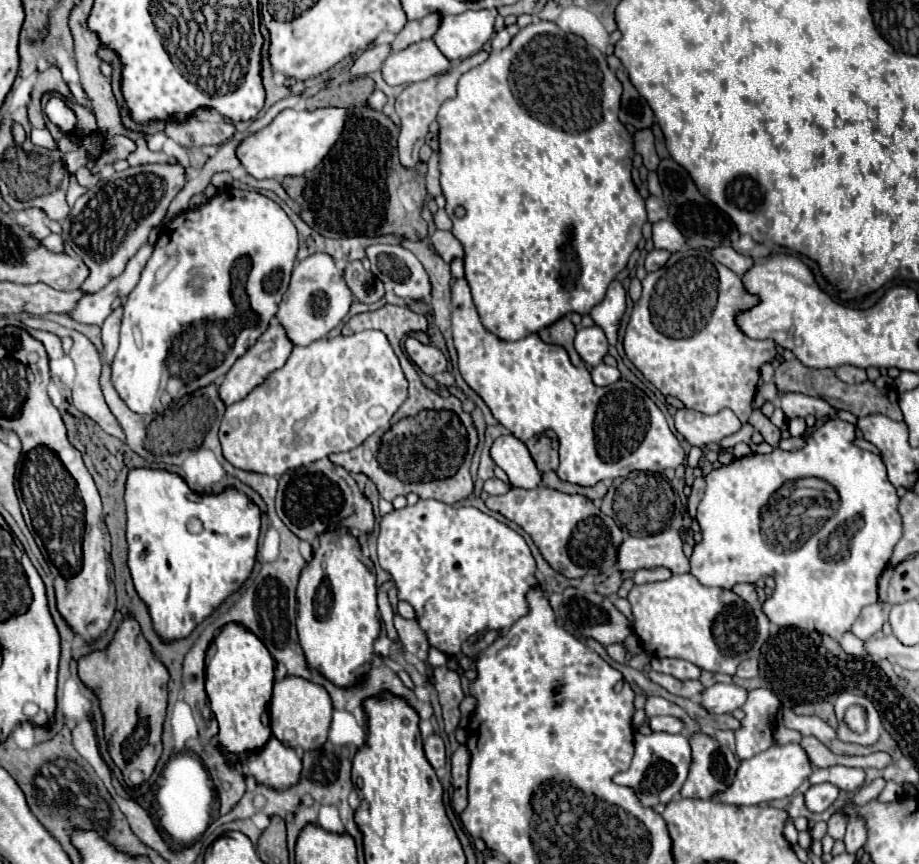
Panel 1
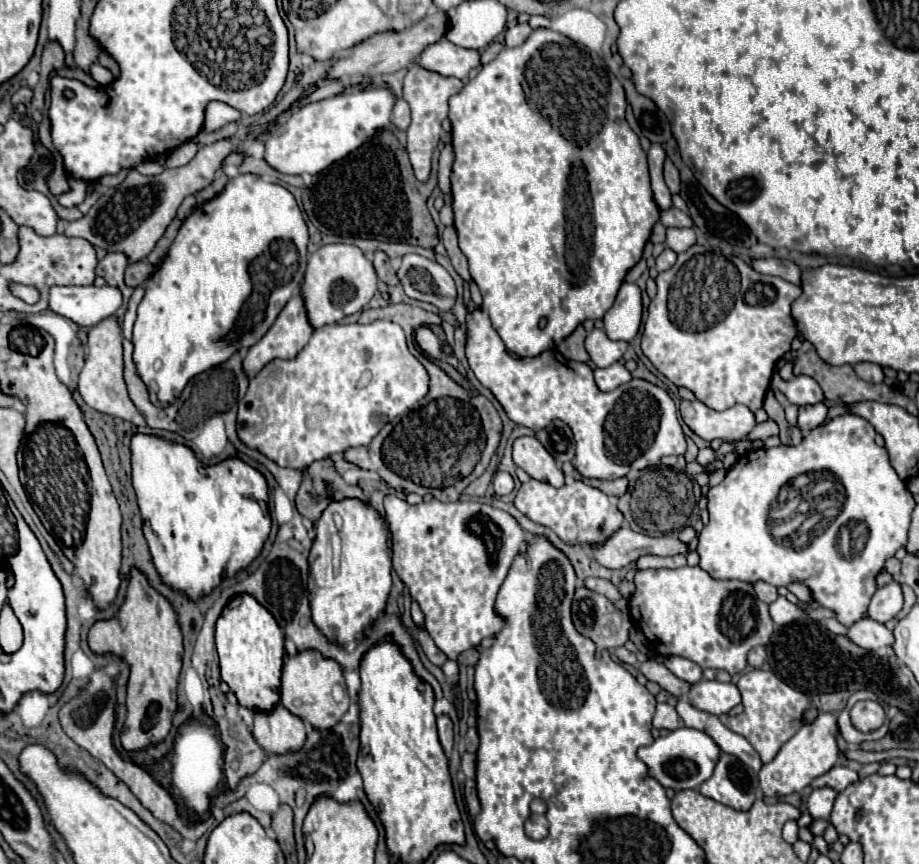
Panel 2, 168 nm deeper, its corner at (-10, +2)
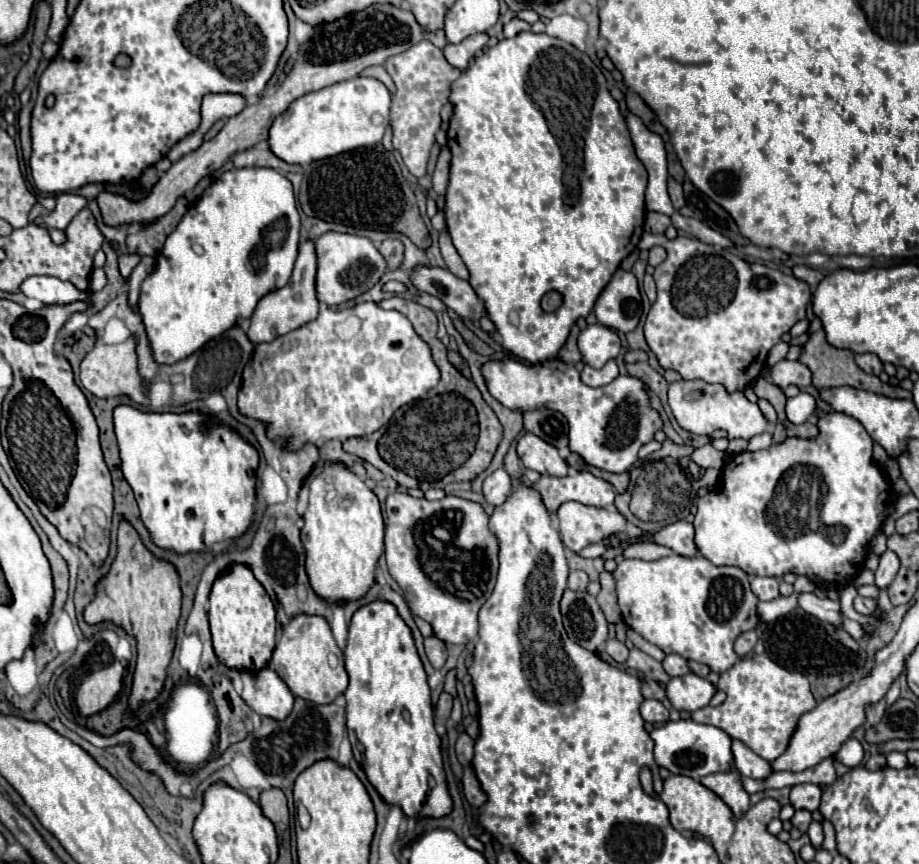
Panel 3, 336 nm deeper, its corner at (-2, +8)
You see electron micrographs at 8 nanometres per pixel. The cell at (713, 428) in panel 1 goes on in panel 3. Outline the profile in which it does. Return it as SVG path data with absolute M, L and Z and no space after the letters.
M679 380L669 386L669 406L679 426L691 434L713 434L715 430L727 430L727 438L753 438L769 428L765 416L757 404L751 404L741 392L727 394L721 384L705 384L703 380Z

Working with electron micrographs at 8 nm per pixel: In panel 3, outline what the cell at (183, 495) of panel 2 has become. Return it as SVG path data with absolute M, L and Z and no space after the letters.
M117 406L113 414L115 436L121 450L121 470L135 492L141 520L155 546L177 554L207 552L213 544L243 536L255 516L255 472L257 450L225 426L211 426L207 434L199 428L207 420L197 412L187 414L143 414L133 406Z

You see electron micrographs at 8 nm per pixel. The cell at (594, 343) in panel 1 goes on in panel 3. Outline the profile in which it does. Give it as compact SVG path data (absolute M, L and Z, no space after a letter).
M593 324L581 330L579 334L579 350L583 354L585 364L593 368L601 368L607 360L617 358L621 352L621 340L617 332L613 332L607 326Z

